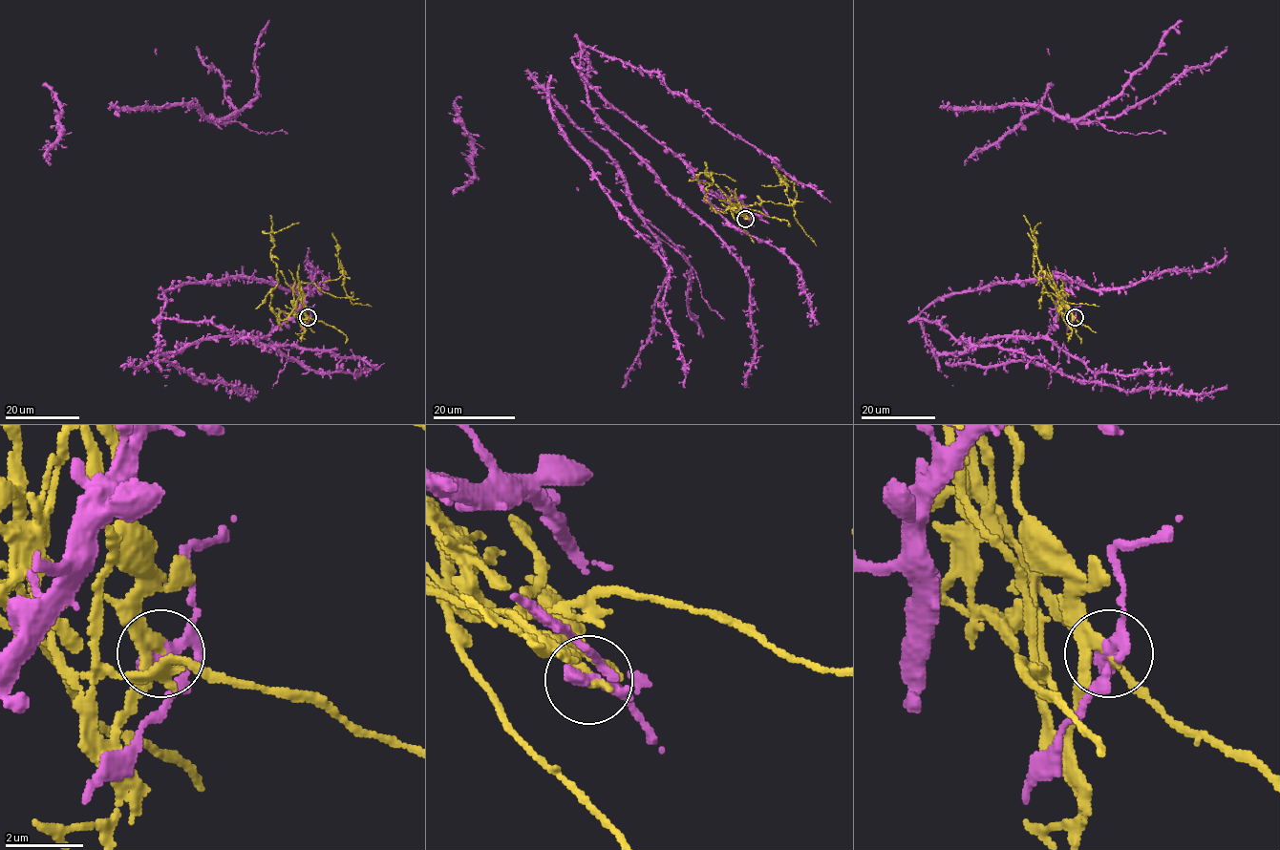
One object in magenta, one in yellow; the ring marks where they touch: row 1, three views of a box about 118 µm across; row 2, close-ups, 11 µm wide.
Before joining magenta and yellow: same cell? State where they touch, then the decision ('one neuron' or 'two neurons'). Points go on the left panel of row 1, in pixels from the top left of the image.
(308, 317) | two neurons

